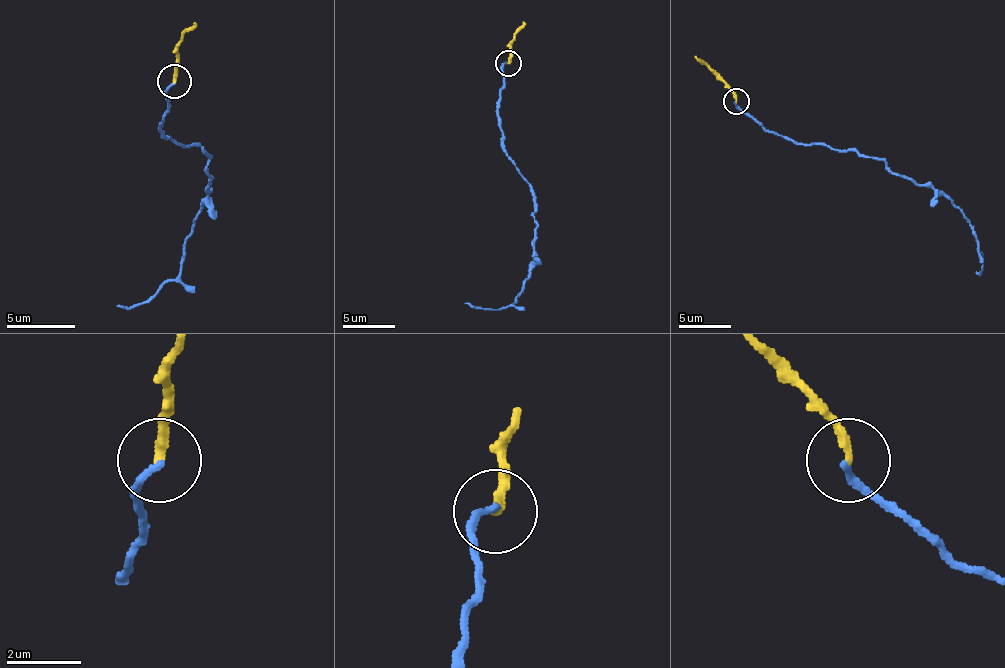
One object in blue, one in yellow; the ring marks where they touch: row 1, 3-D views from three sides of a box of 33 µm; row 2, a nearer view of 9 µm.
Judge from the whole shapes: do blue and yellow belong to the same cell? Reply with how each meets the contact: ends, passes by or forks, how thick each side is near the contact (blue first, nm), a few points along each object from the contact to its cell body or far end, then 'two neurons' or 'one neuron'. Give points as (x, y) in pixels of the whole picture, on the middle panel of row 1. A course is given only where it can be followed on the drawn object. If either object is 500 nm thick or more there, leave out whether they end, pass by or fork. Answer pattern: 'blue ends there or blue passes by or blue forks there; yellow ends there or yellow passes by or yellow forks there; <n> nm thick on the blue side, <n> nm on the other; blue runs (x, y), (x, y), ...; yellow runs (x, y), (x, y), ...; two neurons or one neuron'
blue ends there; yellow ends there; 190 nm thick on the blue side, 240 nm on the other; blue runs (509, 62), (499, 122), (504, 153), (535, 202), (535, 262), (514, 304), (465, 304); yellow runs (509, 62), (509, 42), (525, 21); two neurons

